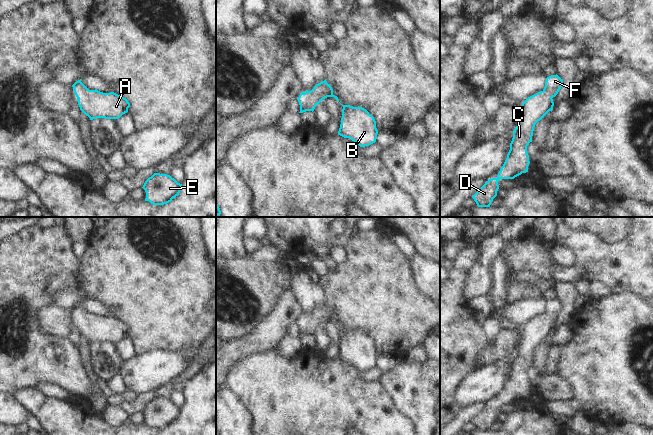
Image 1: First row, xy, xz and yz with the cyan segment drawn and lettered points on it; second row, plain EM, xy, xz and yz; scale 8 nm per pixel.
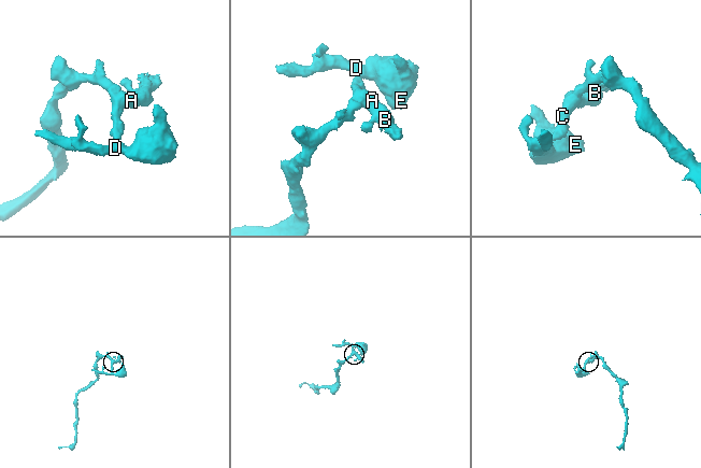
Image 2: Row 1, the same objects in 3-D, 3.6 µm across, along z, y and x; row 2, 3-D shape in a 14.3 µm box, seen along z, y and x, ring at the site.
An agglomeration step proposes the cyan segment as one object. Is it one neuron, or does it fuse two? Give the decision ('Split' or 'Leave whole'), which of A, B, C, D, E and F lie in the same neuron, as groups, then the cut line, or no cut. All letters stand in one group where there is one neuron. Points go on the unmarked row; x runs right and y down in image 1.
Leave whole. Groups: A B C D E F. No split

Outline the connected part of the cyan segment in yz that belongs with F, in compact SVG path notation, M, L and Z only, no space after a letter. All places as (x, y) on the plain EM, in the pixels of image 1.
M556 298L546 302L542 315L528 321L522 327L521 341L513 355L510 374L496 402L489 403L472 420L478 431L490 431L497 420L500 403L514 403L528 396L530 388L527 370L532 366L535 348L549 335L552 335L555 321L562 311L563 304Z

